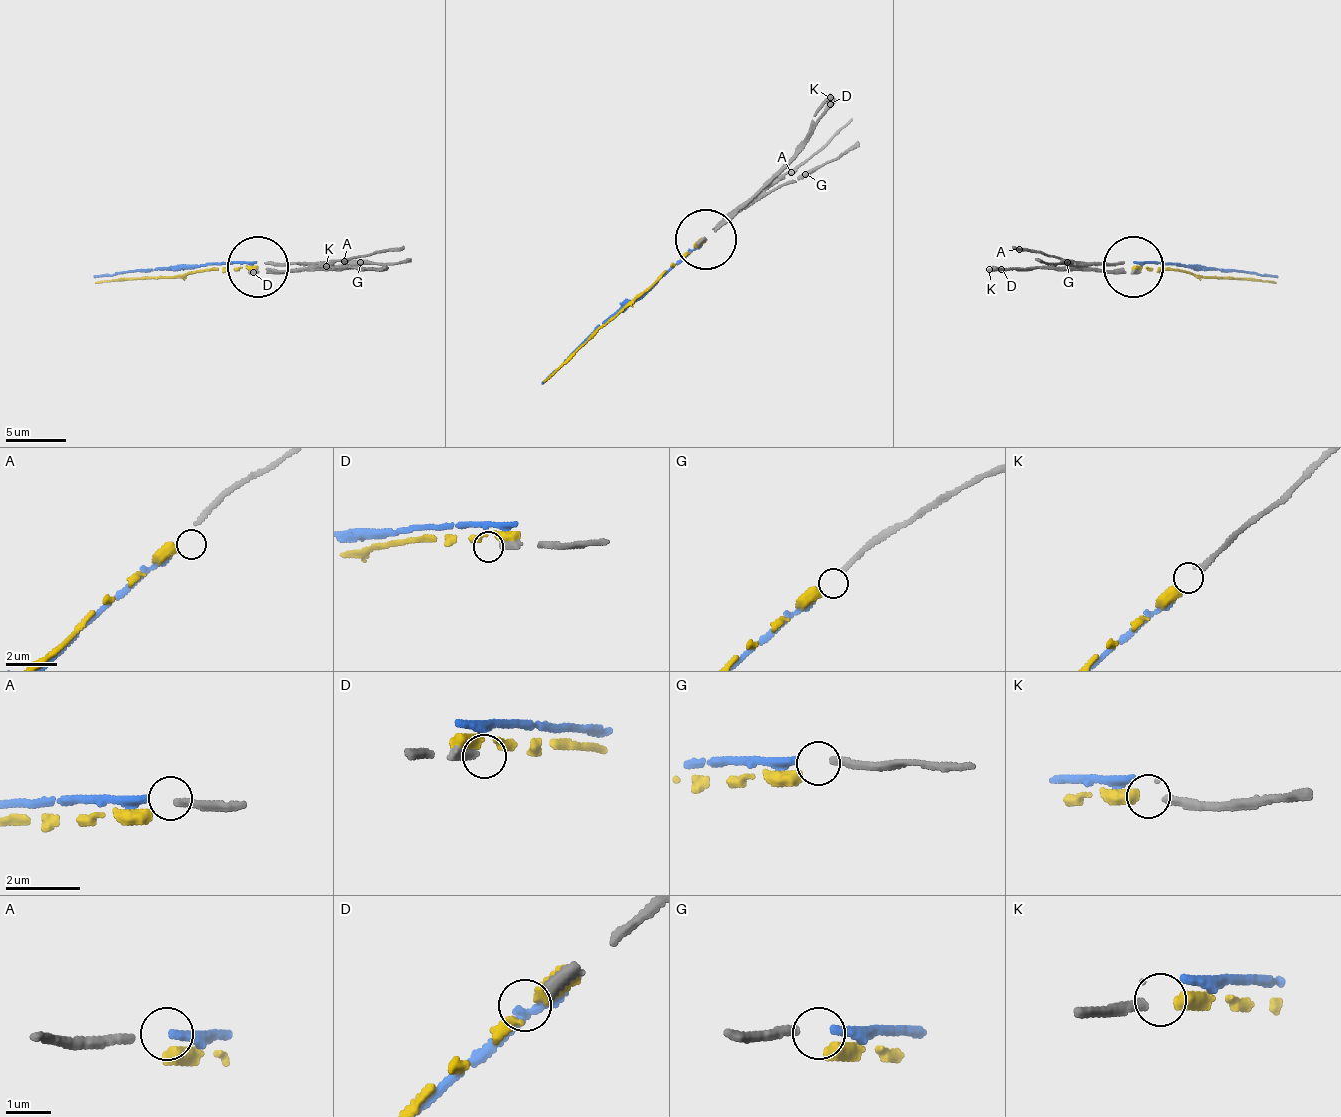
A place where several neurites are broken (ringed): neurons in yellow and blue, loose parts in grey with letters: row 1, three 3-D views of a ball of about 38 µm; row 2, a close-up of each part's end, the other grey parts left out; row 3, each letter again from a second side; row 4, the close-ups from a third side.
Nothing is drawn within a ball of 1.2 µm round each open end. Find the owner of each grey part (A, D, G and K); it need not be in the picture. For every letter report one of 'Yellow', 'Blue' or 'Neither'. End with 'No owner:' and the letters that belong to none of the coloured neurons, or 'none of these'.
A: Neither
D: Neither
G: Blue
K: Yellow
No owner: A, D

